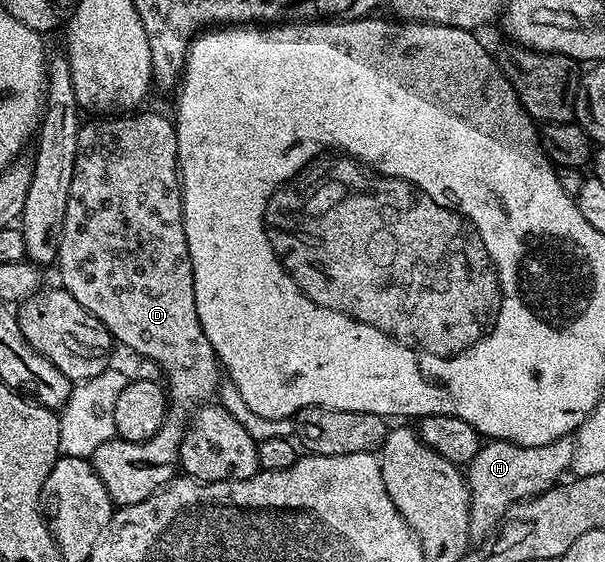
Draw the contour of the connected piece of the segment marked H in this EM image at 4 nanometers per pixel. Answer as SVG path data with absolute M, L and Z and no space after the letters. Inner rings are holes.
M574 437L558 438L540 446L519 446L515 442L487 440L480 445L477 456L465 467L468 492L469 528L472 539L482 540L494 535L498 525L511 513L512 506L536 494L544 494L564 477L577 445Z

